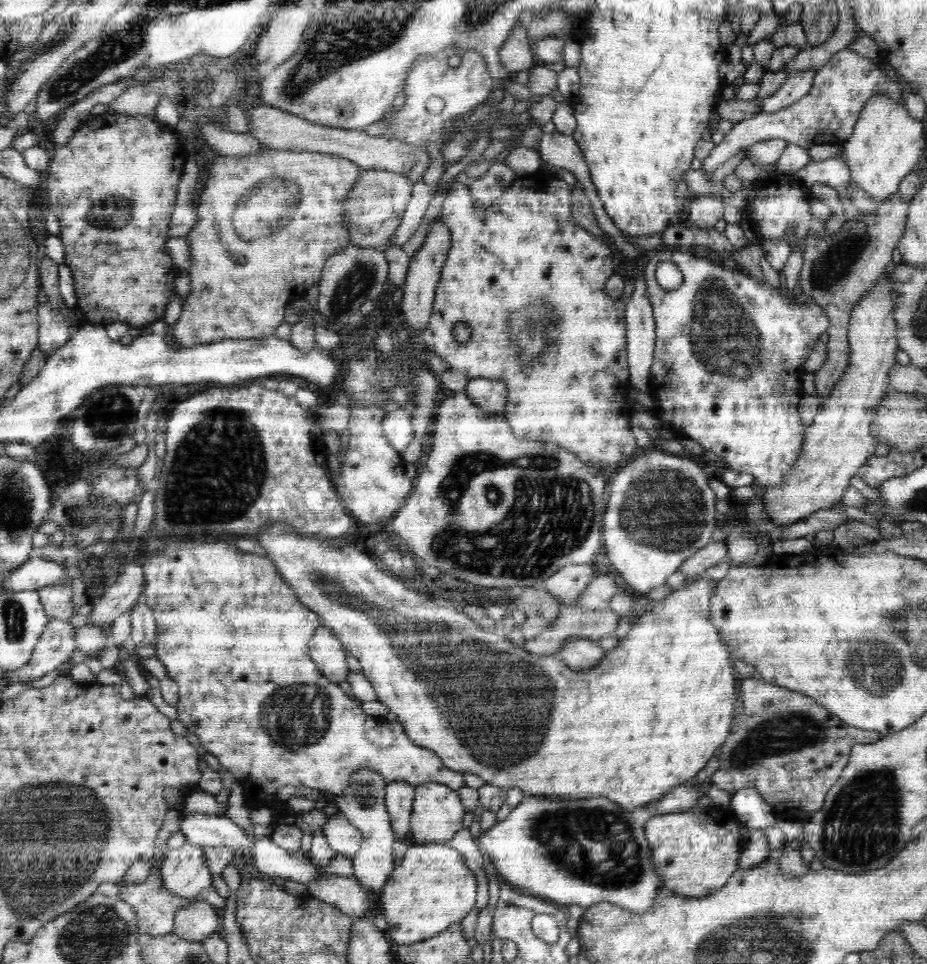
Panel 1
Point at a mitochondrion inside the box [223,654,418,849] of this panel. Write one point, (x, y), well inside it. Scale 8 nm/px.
(297, 715)

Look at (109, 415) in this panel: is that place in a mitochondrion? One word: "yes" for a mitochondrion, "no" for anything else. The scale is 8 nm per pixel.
yes

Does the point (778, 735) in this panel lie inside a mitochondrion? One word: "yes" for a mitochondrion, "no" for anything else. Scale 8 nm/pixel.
yes

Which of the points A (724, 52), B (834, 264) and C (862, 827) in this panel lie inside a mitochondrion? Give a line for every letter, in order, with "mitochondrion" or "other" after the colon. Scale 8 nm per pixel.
A: other
B: mitochondrion
C: mitochondrion

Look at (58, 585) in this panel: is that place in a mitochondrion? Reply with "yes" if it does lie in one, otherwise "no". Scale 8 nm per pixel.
no

